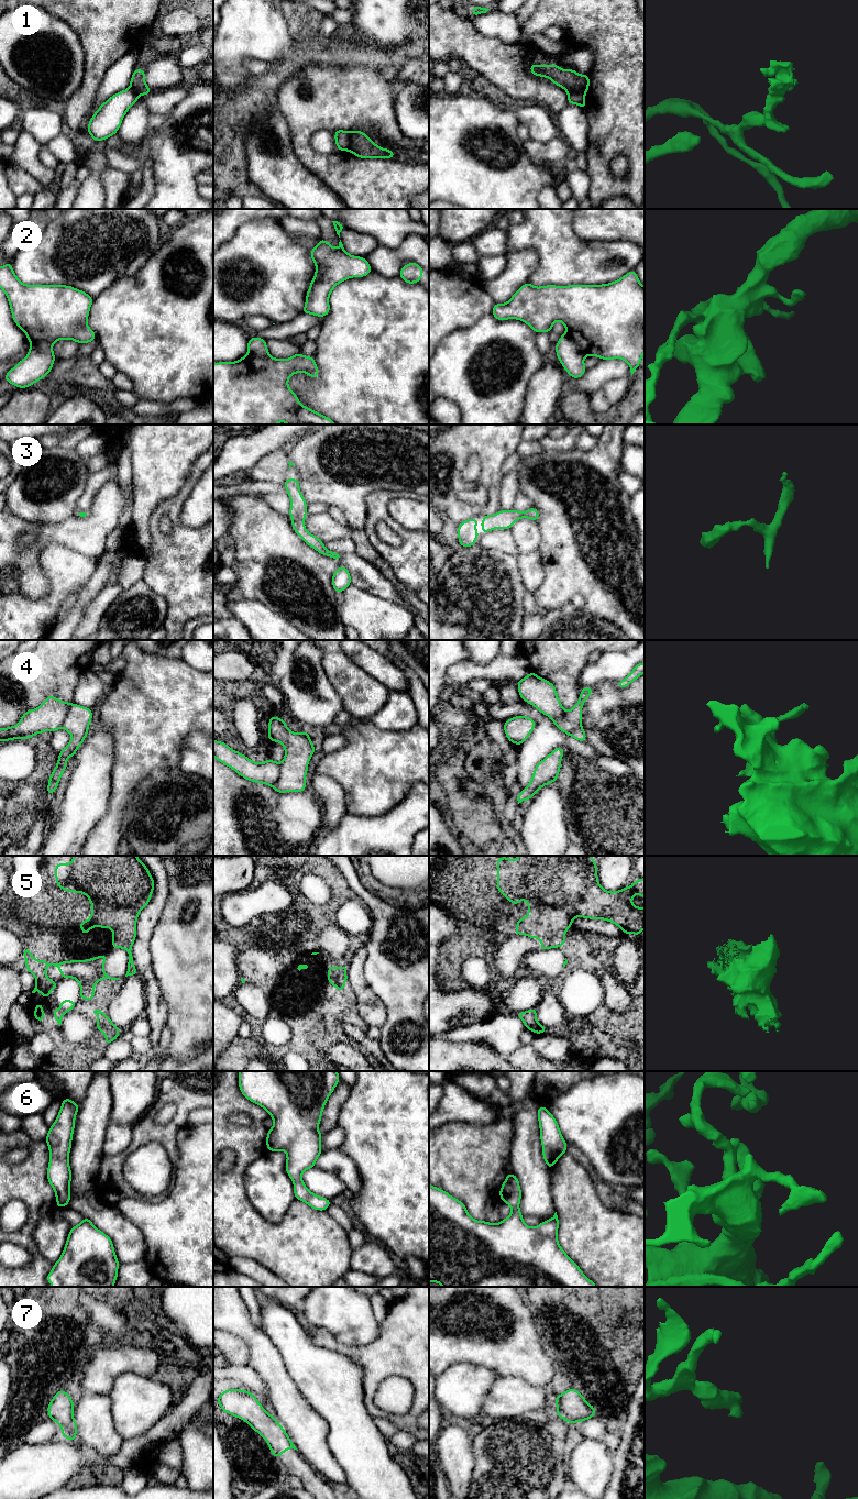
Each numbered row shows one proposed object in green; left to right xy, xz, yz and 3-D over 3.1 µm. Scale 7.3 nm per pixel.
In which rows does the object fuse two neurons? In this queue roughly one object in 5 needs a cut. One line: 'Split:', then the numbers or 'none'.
Split: 1, 2

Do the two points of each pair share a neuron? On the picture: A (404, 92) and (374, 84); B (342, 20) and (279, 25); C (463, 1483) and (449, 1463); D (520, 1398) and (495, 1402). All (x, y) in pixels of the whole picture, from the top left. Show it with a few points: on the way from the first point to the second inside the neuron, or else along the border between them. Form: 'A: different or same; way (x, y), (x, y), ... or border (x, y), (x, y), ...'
A: different; border (393, 89), (392, 108), (395, 114)
B: different; border (325, 15), (333, 19), (343, 30)
C: same; way (459, 1478), (459, 1473), (453, 1467)
D: same; way (514, 1398), (507, 1398), (502, 1401)

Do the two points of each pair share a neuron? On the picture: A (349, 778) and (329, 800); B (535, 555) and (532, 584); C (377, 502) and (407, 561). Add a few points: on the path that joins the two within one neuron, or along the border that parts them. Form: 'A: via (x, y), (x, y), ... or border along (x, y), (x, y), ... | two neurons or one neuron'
A: border along (319, 772), (330, 775), (341, 786), (348, 812) | two neurons
B: via (532, 562), (532, 577) | one neuron
C: via (385, 516), (407, 538), (407, 547) | one neuron

